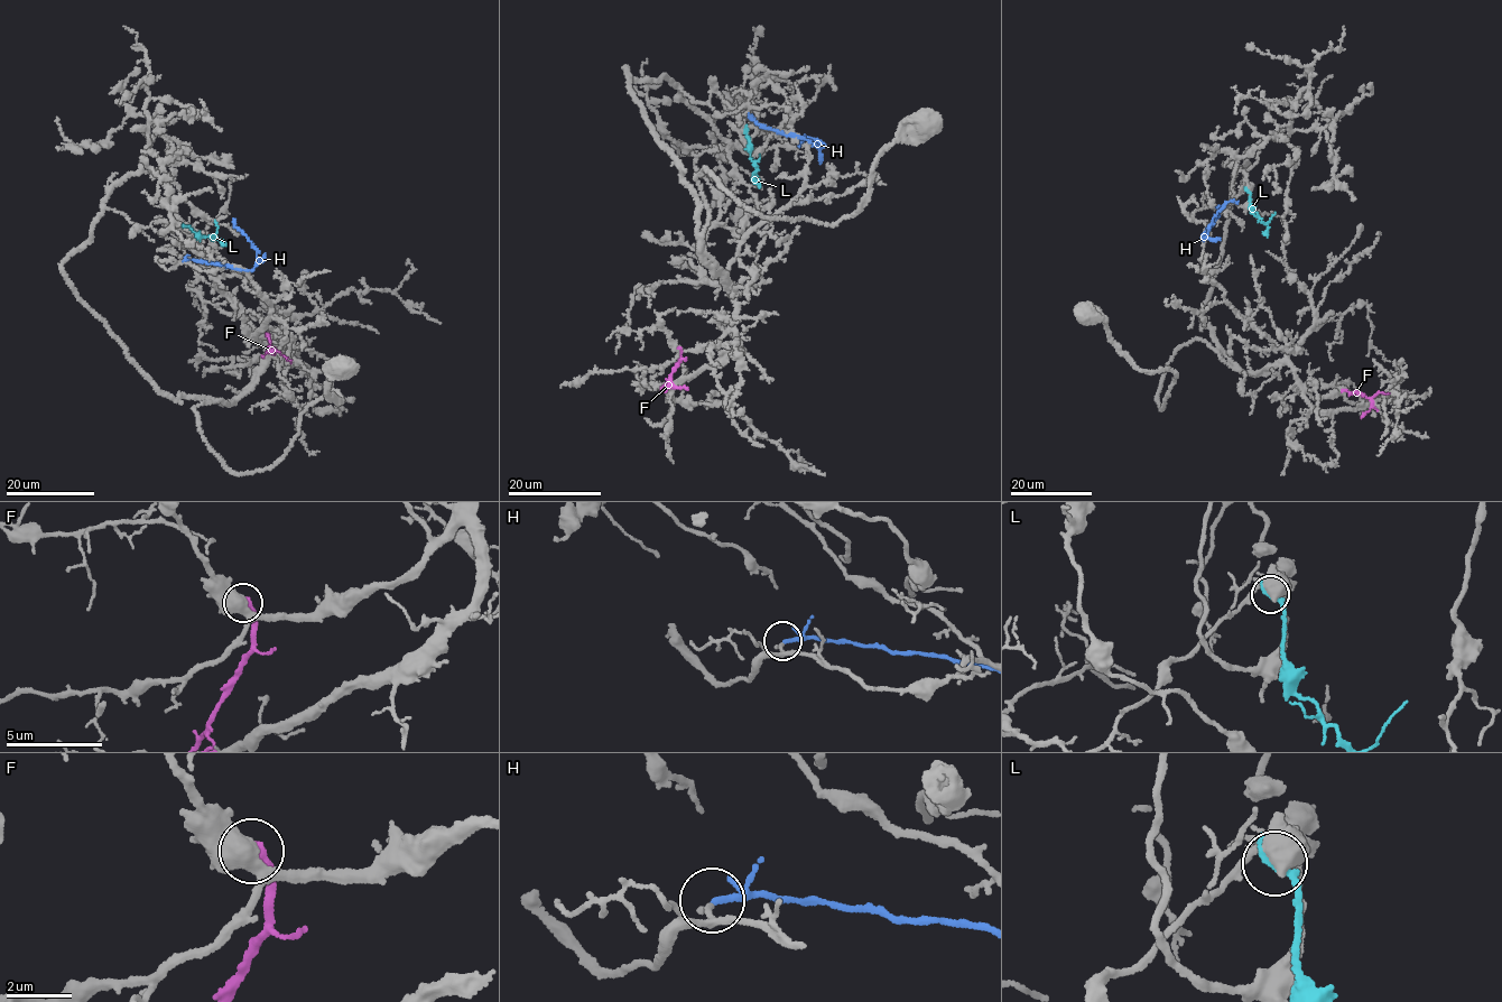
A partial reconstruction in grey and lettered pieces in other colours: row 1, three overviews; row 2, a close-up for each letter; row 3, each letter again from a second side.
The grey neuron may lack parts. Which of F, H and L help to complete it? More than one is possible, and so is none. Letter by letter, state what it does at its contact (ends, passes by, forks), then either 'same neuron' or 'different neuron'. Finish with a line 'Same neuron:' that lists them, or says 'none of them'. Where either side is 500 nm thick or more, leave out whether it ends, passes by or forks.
F: it ends | different neuron
H: it ends | different neuron
L: different neuron
Same neuron: none of them

